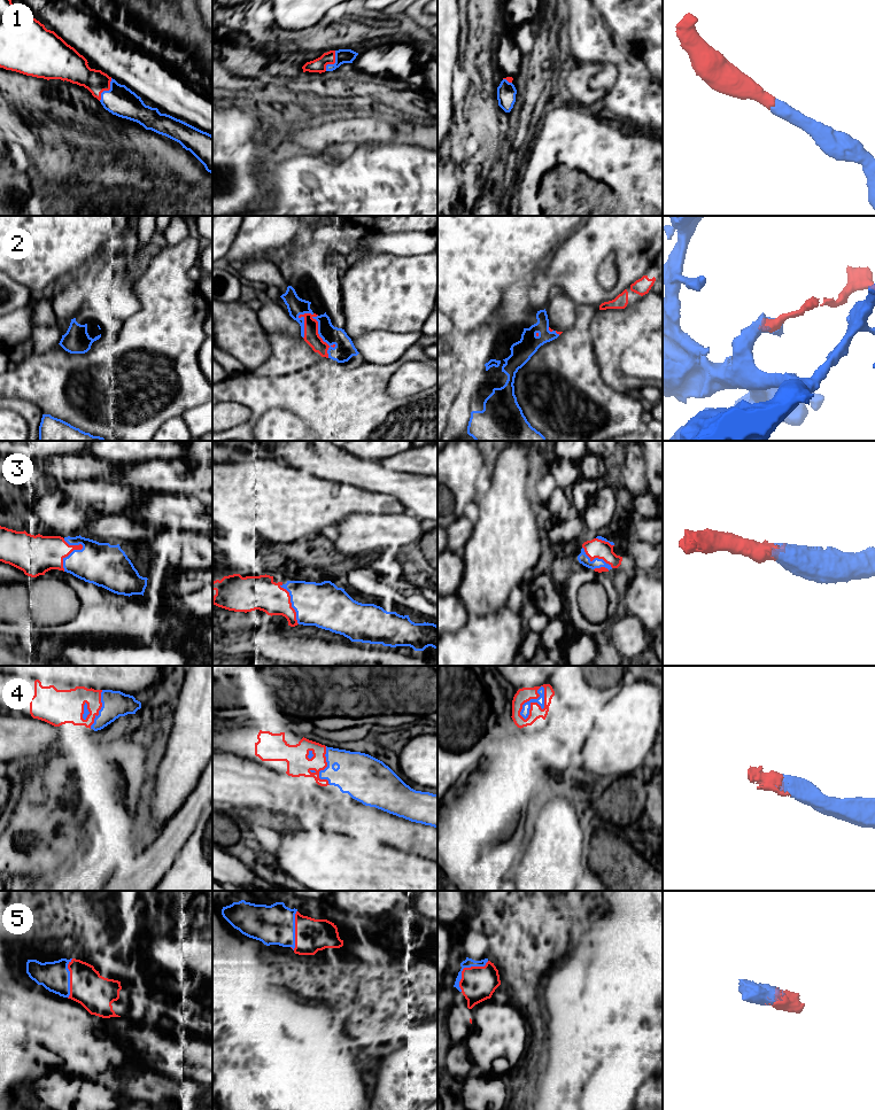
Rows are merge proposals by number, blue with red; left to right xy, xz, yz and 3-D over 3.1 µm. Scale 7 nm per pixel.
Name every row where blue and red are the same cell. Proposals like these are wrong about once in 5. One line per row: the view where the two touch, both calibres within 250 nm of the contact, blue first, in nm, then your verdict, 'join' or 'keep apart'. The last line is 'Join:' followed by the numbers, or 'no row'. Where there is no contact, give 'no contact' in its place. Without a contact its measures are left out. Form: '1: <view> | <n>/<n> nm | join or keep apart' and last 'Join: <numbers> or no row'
1: xy | 200/180 nm | join
2: xz | 140/110 nm | join
3: xy | 300/280 nm | join
4: yz | 60/100 nm | join
5: yz | 60/240 nm | join
Join: 1, 2, 3, 4, 5

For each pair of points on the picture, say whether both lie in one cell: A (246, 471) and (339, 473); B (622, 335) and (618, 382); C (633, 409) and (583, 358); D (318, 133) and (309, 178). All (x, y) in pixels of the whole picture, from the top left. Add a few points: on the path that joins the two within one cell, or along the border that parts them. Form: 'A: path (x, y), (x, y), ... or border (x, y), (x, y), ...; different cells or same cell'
A: border (286, 464), (332, 481); different cells
B: path (613, 347), (613, 371); same cell
C: path (616, 409), (583, 375); same cell
D: border (297, 150), (317, 155); different cells

